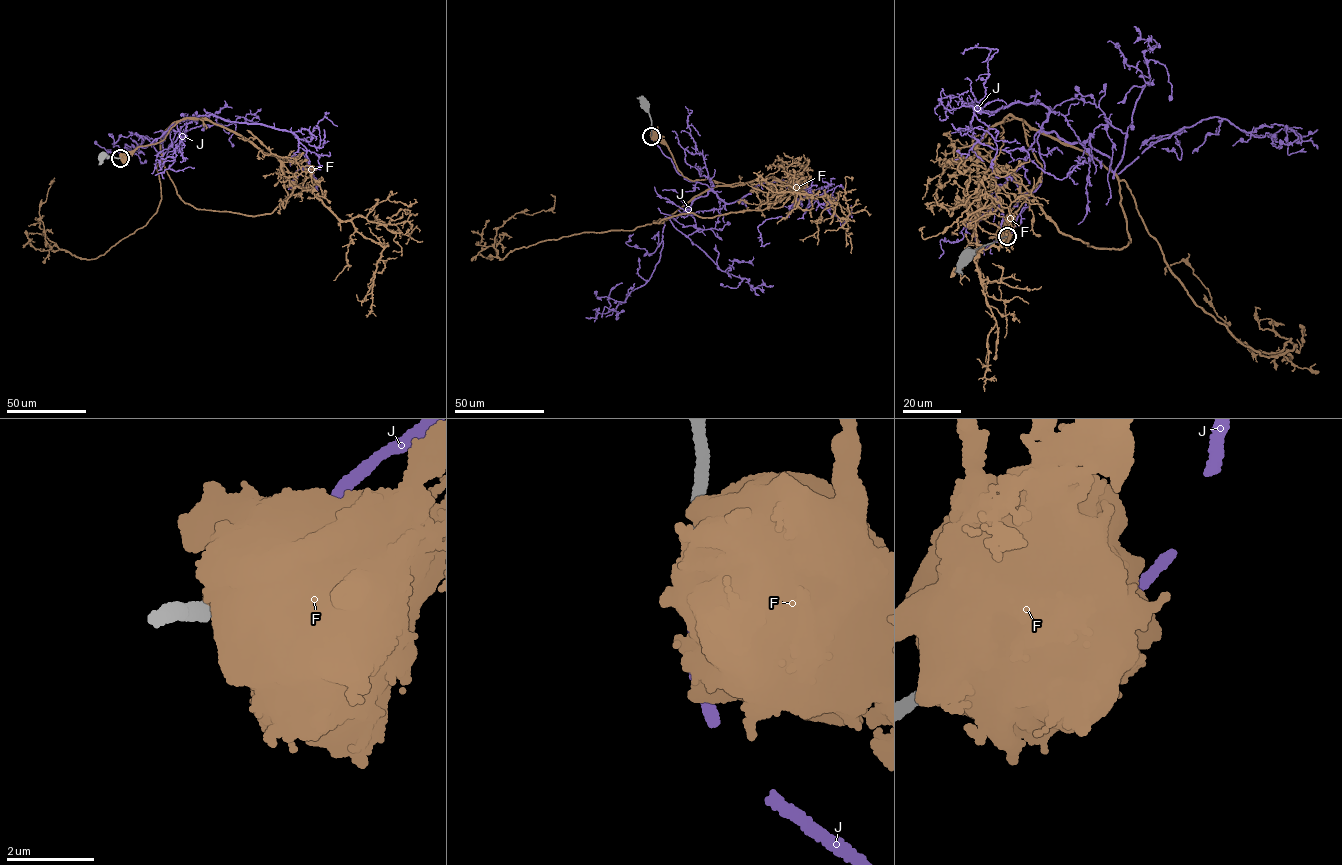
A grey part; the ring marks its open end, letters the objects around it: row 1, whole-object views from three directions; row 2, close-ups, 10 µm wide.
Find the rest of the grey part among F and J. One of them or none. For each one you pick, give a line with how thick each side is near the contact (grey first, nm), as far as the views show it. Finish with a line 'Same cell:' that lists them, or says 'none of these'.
J: Thickness 280 nm (grey) against 240 nm
Same cell: J

